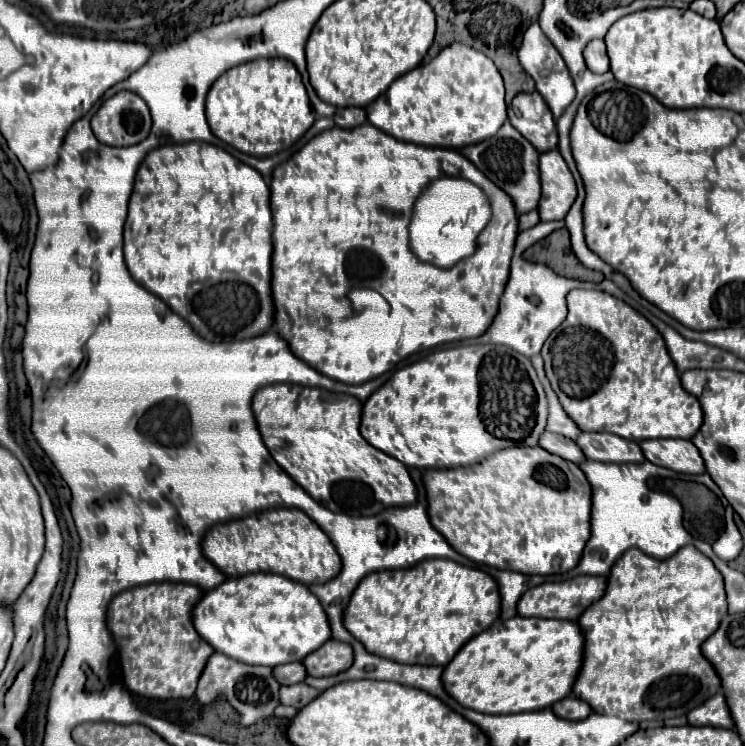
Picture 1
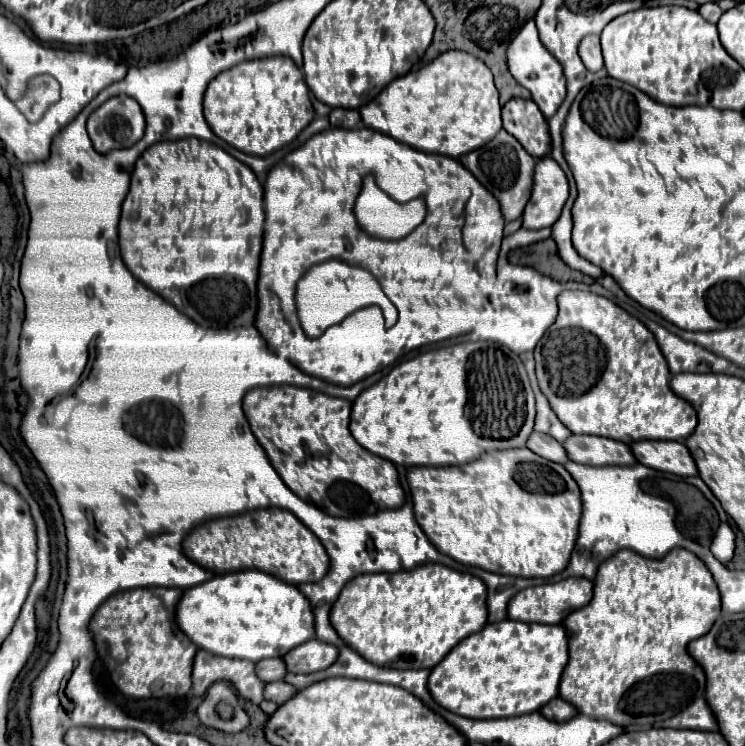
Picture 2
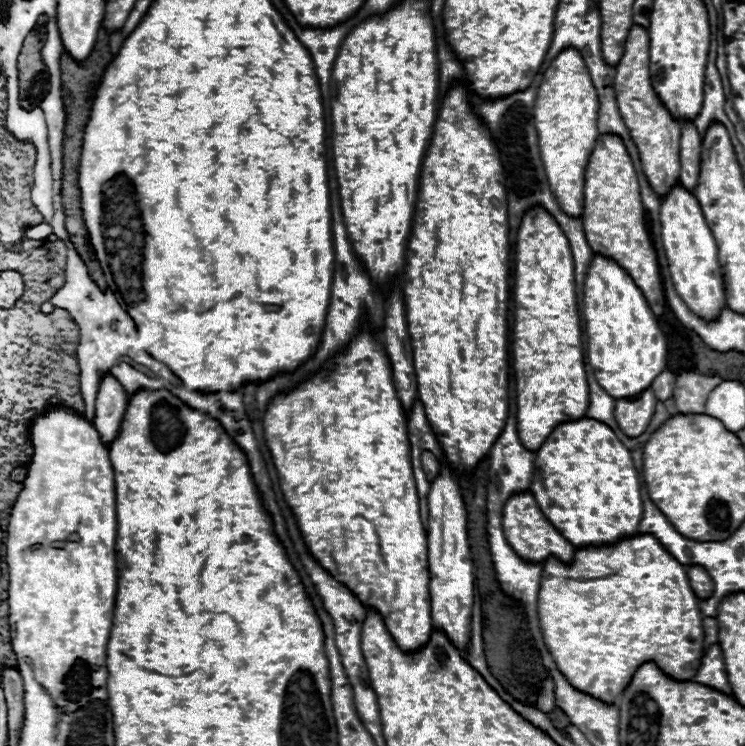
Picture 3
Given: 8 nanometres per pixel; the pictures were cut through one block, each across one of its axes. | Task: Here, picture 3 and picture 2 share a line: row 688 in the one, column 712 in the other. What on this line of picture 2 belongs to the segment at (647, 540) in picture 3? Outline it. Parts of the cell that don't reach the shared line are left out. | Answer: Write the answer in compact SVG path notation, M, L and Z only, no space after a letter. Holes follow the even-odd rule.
M674 548L662 560L650 560L650 558L644 558L644 556L640 556L640 554L632 552L632 550L616 552L614 556L610 556L608 560L604 560L598 566L598 572L596 572L596 578L594 578L594 596L592 596L592 600L584 608L574 610L572 614L566 616L566 620L562 620L562 626L568 632L568 666L562 672L560 686L558 686L558 696L562 700L570 702L580 714L586 714L586 716L596 718L596 720L606 720L606 722L612 722L616 726L662 722L662 720L674 716L676 712L682 712L688 704L692 704L692 700L704 696L704 686L706 686L706 676L704 676L702 668L690 658L686 646L688 646L690 640L696 640L696 638L704 636L710 630L716 616L720 614L720 606L722 604L720 604L720 594L718 594L716 582L714 582L712 574L708 572L708 568L702 564L702 560L696 554L692 554L692 552L684 550L684 548Z

